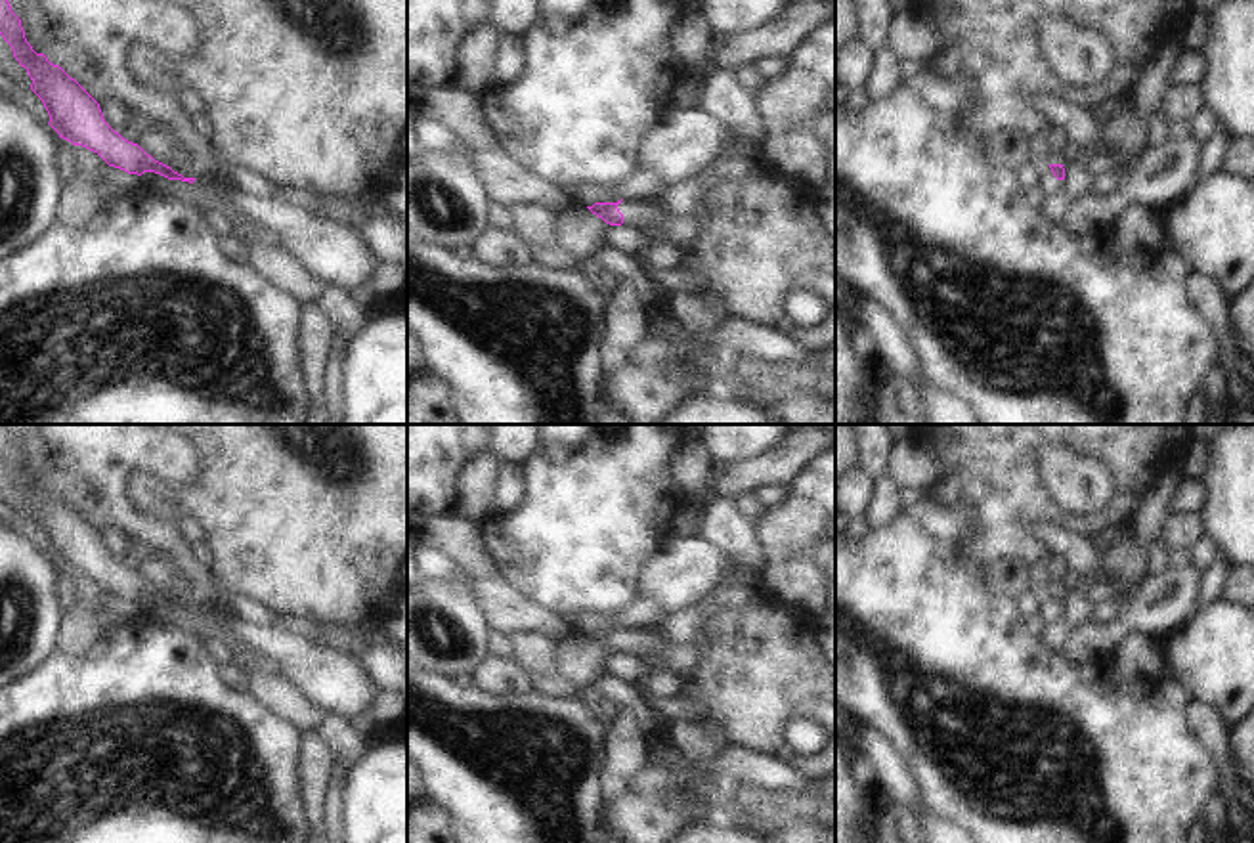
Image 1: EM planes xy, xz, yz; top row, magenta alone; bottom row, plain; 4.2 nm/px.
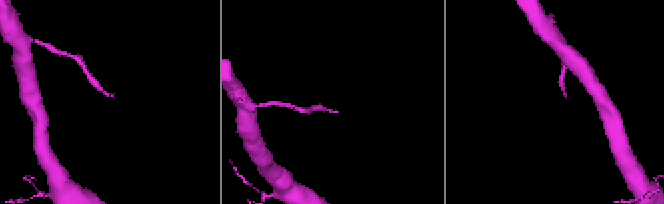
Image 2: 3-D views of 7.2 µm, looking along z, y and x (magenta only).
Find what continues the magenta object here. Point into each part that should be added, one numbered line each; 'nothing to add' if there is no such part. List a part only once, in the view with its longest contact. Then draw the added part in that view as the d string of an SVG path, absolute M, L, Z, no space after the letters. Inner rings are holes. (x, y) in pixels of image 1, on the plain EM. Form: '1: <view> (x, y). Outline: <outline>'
1: xz (647, 641). Outline: M642 627L642 629L621 629L617 633L619 640L623 642L623 652L648 658L652 654L661 654L667 646L661 638L658 627Z

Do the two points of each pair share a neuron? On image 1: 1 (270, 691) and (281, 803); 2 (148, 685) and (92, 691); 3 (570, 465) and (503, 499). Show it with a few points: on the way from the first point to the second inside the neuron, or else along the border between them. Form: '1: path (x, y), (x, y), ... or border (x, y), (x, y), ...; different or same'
1: border (247, 689), (299, 733); different
2: path (134, 691), (106, 691); same
3: border (520, 465), (522, 499), (494, 520); different

